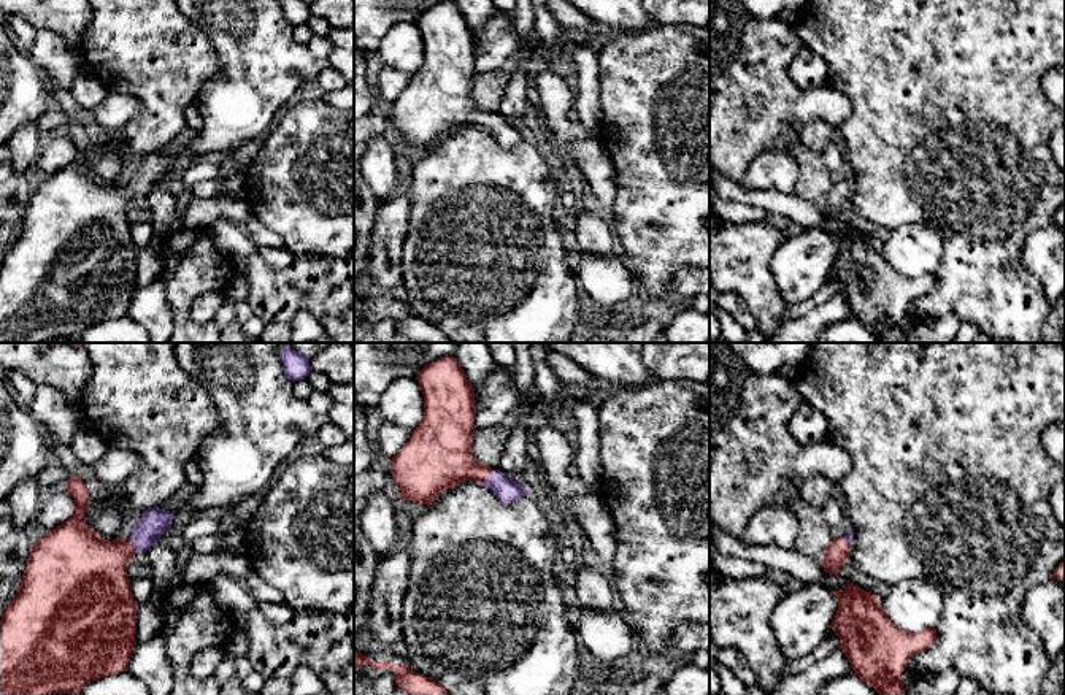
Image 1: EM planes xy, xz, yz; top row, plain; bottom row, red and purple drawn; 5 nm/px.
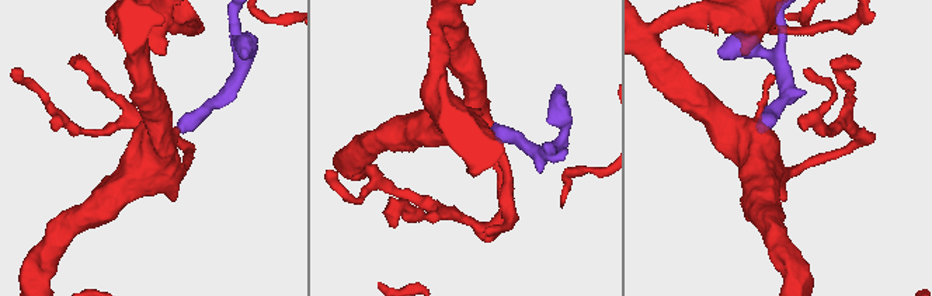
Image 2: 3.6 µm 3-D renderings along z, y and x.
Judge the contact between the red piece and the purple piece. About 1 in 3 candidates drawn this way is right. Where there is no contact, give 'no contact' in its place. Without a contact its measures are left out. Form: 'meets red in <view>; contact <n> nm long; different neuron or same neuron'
meets red in xy; contact 90 nm long; same neuron

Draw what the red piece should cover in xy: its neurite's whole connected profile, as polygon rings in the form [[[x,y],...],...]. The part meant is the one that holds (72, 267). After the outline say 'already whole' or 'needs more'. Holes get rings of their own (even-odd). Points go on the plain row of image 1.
[[[68,122],[75,159],[48,176],[30,195],[21,235],[0,263],[0,343],[78,340],[89,327],[127,316],[136,290],[136,255],[127,219],[136,197],[146,197],[171,173],[173,159],[148,152],[132,179],[105,184],[86,168],[89,135],[81,122]]]; needs more

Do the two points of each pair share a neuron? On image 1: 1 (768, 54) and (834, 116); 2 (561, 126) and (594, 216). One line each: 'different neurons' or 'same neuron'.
1: same neuron
2: different neurons

